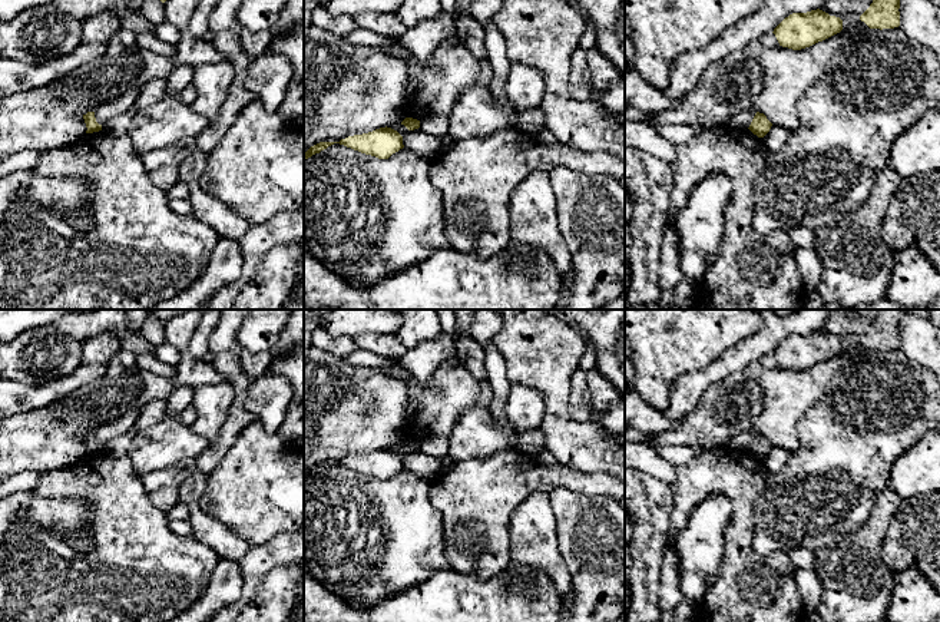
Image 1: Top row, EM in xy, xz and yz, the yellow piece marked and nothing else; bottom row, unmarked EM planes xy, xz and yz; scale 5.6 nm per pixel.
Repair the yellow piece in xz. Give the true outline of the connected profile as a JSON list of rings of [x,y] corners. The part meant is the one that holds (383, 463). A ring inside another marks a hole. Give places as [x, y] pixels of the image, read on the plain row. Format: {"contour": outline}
{"contour": [[[380,449],[368,454],[348,457],[340,463],[320,463],[311,467],[304,480],[311,479],[315,474],[327,470],[328,467],[340,464],[365,476],[375,477],[378,480],[388,480],[393,474],[404,469],[403,457],[391,449]]]}

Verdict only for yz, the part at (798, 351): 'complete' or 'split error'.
complete

